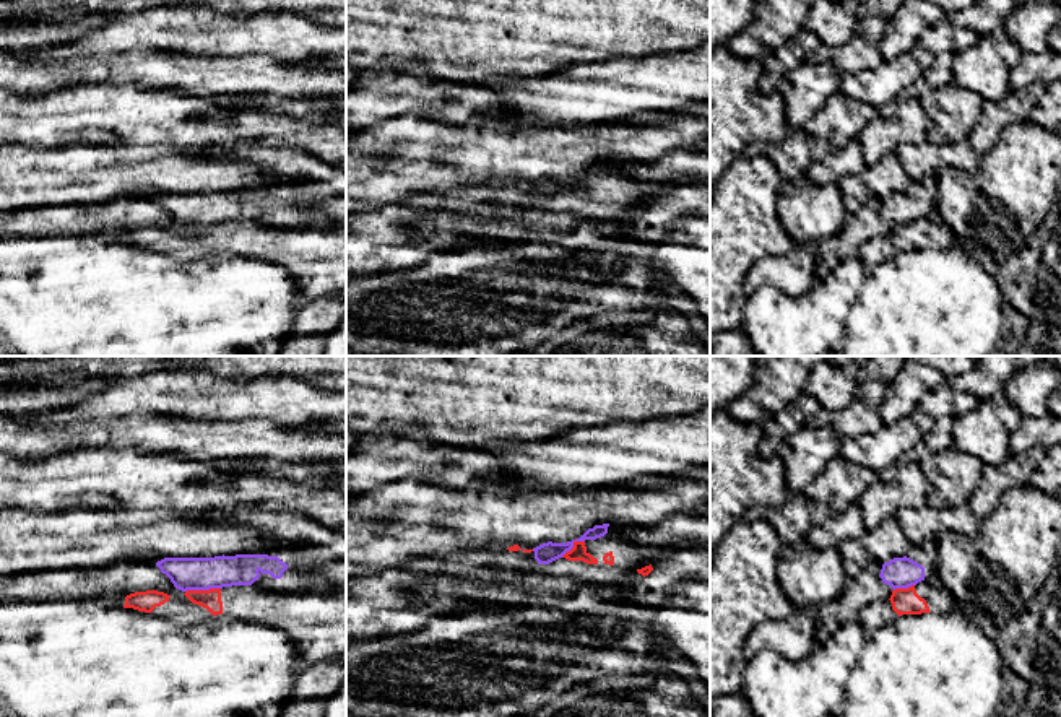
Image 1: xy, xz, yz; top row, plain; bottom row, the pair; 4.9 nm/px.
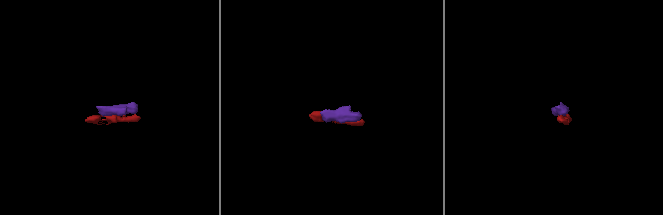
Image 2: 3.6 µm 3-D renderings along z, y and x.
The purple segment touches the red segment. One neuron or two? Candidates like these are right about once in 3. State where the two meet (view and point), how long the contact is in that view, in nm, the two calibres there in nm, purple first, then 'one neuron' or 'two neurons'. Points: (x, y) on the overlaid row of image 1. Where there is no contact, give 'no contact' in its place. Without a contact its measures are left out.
xy (202, 589) | 180 nm | 160/100 nm | two neurons

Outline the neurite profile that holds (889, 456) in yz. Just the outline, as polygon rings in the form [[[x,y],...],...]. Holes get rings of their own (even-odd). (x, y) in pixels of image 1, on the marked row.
[[[912,416],[894,424],[884,424],[877,432],[863,432],[858,437],[843,439],[838,455],[850,463],[882,471],[892,467],[902,455],[921,441],[923,432]]]

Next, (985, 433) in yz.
[[[1004,390],[954,418],[954,449],[977,457],[983,465],[999,467],[1011,457],[1009,442],[1022,416]]]

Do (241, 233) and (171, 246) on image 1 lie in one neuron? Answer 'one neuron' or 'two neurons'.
one neuron

